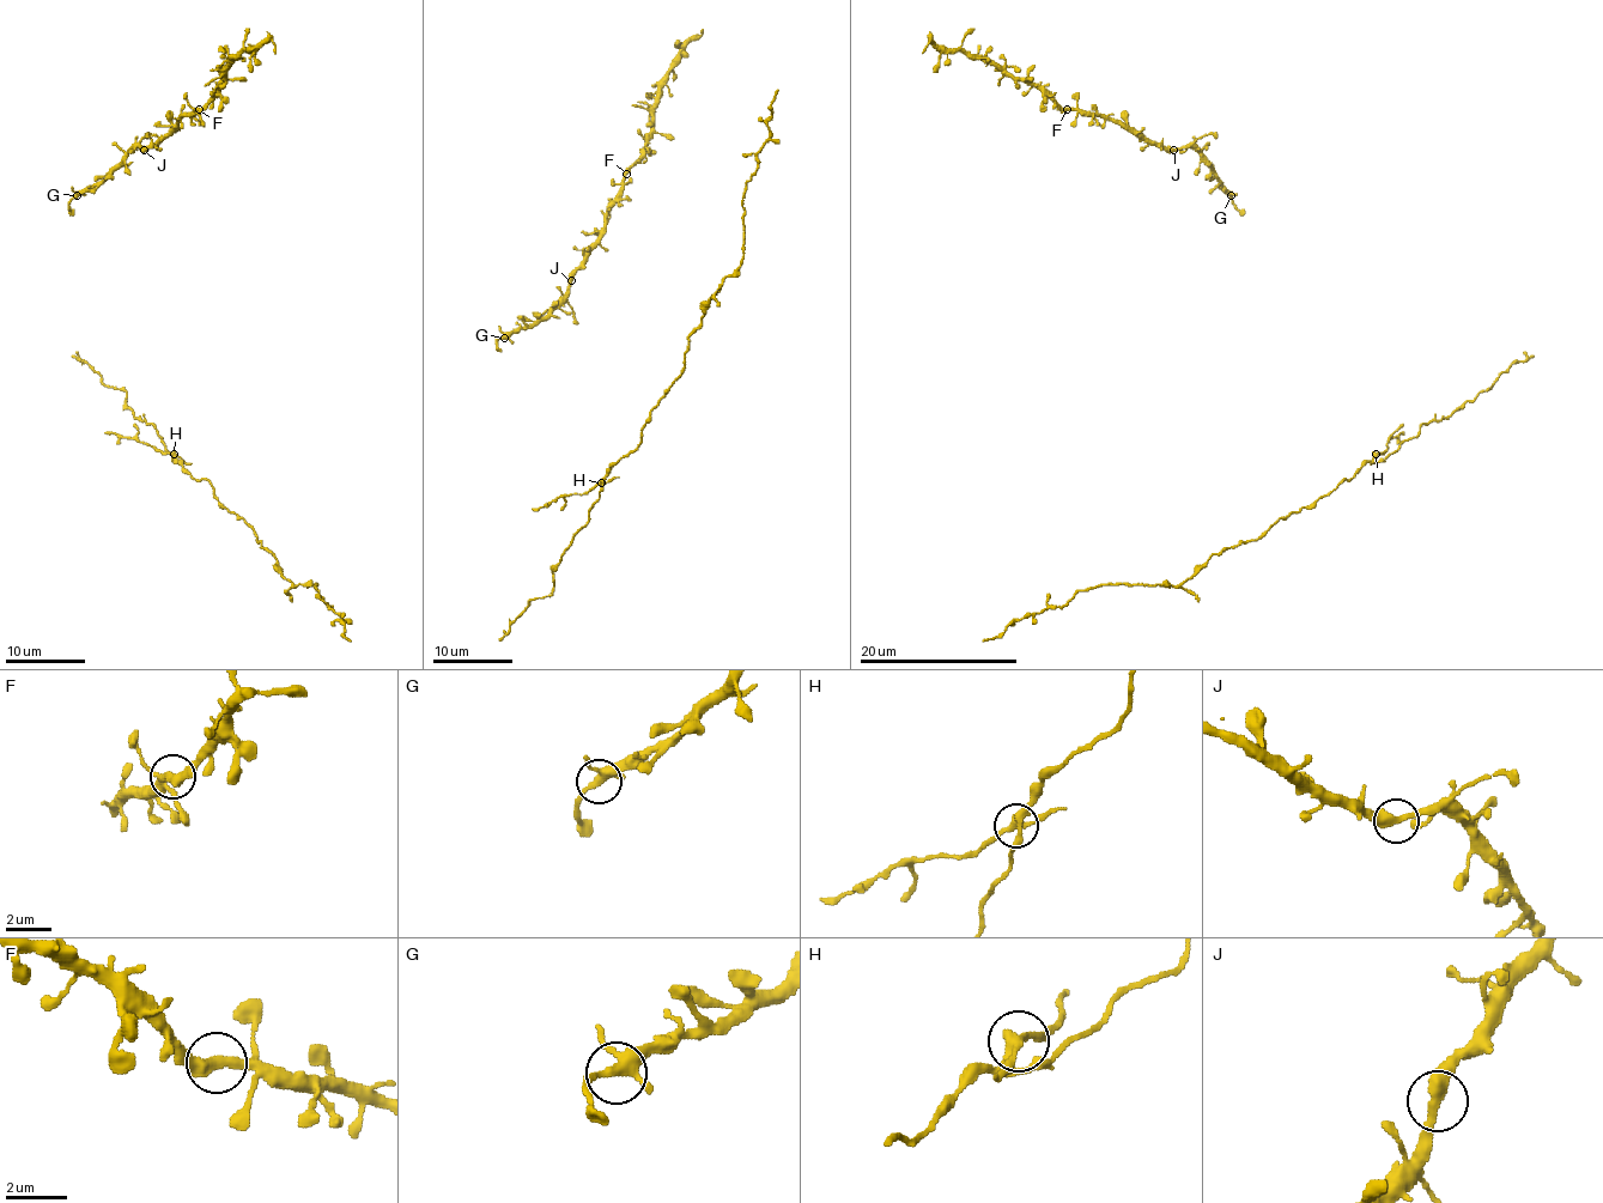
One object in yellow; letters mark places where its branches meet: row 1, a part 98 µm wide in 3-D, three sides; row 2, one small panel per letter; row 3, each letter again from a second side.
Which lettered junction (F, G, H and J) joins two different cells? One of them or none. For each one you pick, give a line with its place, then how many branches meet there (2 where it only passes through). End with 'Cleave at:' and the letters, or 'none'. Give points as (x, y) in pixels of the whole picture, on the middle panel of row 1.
H: Place: (601, 482). Branches: 4
Cleave at: H

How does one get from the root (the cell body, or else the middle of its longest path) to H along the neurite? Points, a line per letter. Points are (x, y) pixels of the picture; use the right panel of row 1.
H: (1401, 423), (1390, 437), (1388, 447), (1376, 455)

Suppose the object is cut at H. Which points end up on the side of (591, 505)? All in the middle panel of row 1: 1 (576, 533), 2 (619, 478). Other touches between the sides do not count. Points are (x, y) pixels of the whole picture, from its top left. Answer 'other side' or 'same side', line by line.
1: same side
2: other side

